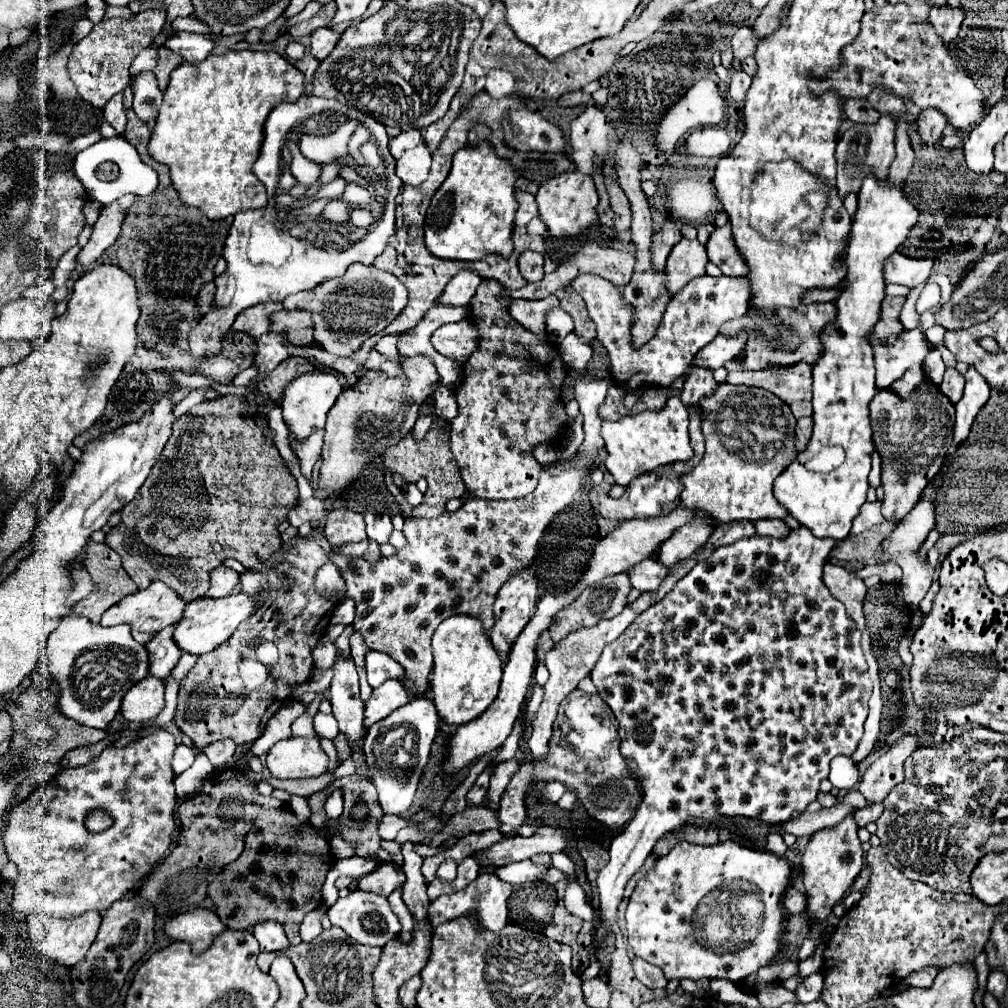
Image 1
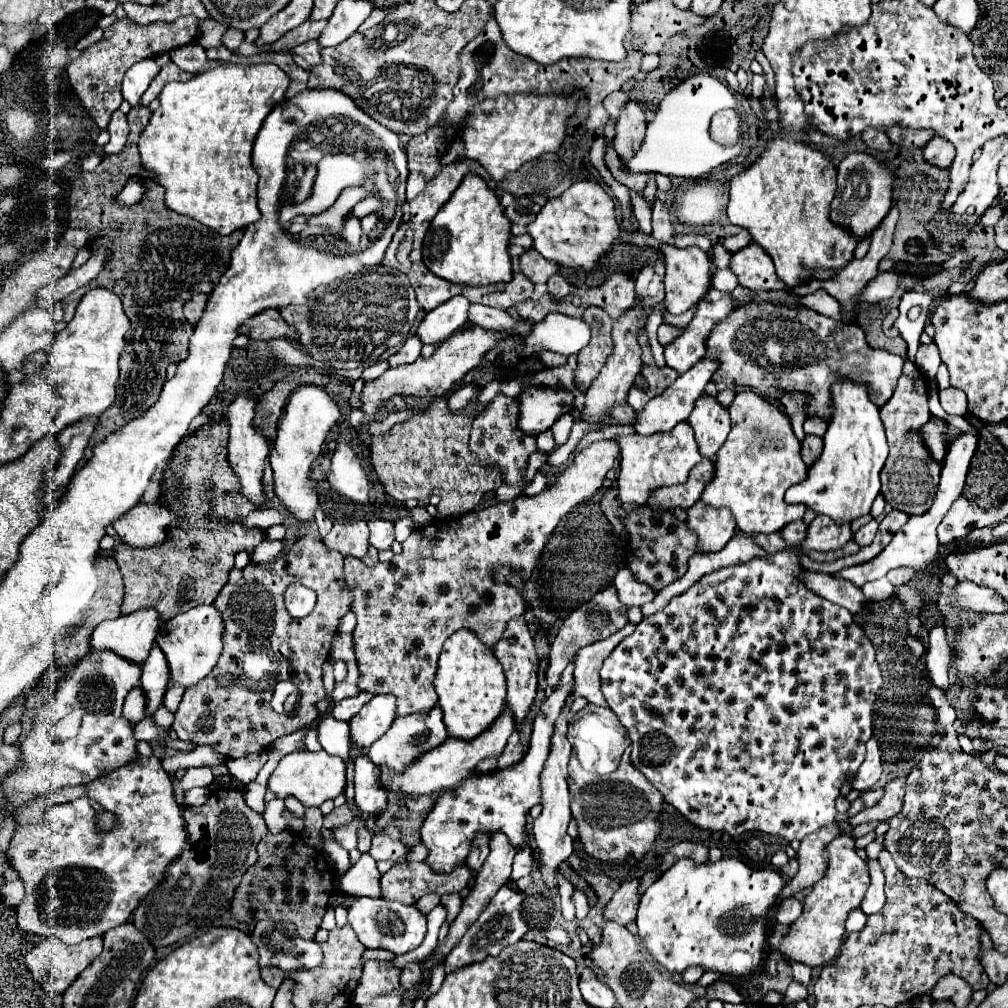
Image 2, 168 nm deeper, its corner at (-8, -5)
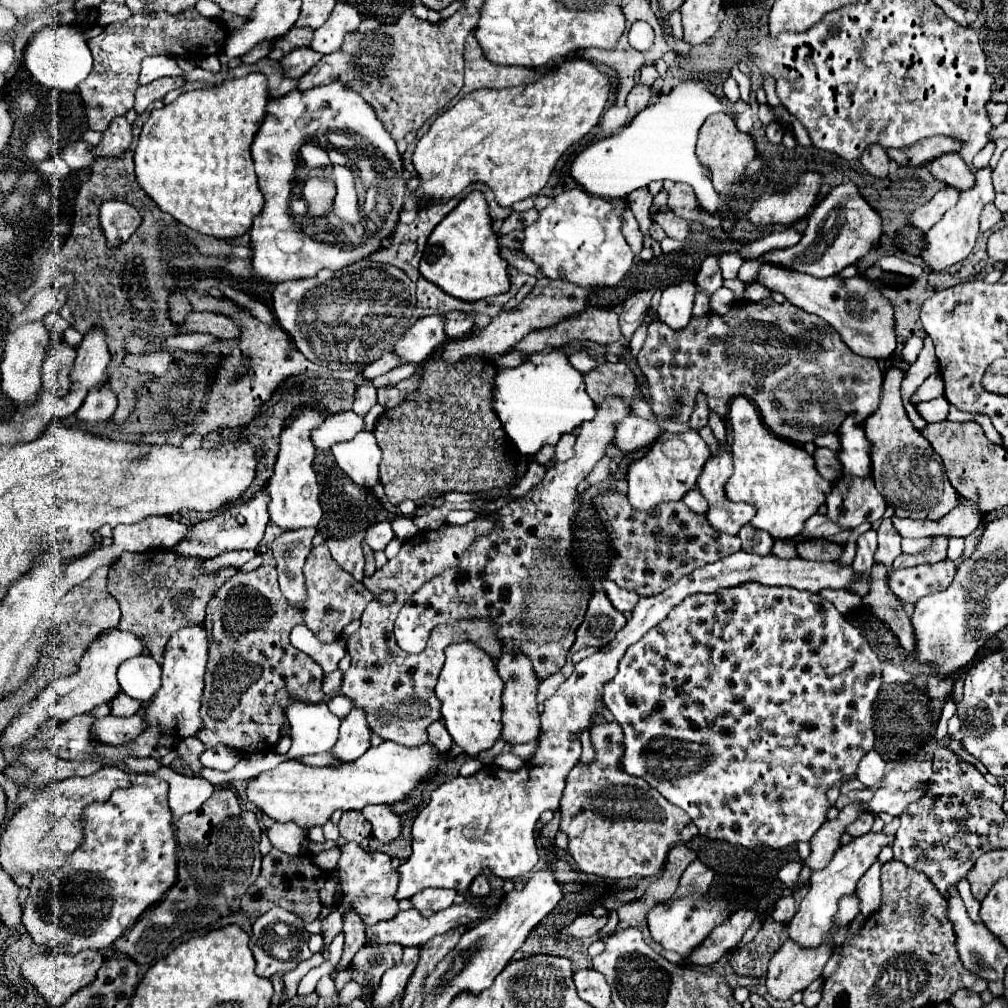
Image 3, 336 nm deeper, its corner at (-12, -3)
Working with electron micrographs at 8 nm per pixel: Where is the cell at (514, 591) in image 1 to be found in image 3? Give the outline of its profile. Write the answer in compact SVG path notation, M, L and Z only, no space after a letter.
M504 652L502 658L496 664L500 678L504 680L504 692L502 692L502 734L500 738L506 744L524 744L530 740L536 740L540 734L540 714L536 704L536 690L538 680L532 670L532 664L526 656L518 652Z

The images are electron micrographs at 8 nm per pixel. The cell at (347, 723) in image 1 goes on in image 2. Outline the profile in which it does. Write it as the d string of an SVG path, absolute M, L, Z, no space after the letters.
M358 748L360 754L354 758L354 790L356 804L370 814L382 814L386 808L386 790L380 784L378 768L372 764L368 754Z

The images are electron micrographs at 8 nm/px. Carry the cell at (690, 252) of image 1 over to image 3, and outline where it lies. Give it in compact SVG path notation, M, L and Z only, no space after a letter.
M684 280L682 284L668 286L662 292L660 306L656 308L656 316L660 322L670 326L672 330L682 330L688 326L692 318L696 284L692 280Z

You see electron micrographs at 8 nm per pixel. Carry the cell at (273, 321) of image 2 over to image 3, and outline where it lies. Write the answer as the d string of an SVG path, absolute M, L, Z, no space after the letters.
M191 312L180 326L180 334L204 333L221 339L238 338L238 326L224 315L210 312Z

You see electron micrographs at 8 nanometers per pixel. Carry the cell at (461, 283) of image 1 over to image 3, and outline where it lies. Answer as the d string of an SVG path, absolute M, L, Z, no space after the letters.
M444 316L420 318L396 344L394 354L404 364L422 364L438 346L446 342Z

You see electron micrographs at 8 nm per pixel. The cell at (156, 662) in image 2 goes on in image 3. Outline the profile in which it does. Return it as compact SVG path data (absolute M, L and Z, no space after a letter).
M144 710L136 712L130 718L116 718L108 714L96 720L96 726L92 726L92 738L96 738L96 742L106 742L116 746L136 740L142 730L144 730Z

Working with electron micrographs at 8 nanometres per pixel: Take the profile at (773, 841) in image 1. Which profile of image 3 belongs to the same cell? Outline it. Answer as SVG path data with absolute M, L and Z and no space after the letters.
M790 862L786 864L780 872L778 872L780 882L788 888L788 890L798 890L798 878L800 878L800 864L798 862Z

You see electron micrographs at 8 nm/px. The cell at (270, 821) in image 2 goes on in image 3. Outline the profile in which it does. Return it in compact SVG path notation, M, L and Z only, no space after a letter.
M274 822L274 826L268 830L268 840L272 848L292 856L306 854L310 844L306 830L300 830L296 824L280 824L280 822Z

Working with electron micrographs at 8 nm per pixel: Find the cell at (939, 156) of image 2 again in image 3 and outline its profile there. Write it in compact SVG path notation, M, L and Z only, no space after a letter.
M944 154L928 164L928 170L932 176L960 192L970 190L976 184L974 172L968 168L968 164L958 154Z

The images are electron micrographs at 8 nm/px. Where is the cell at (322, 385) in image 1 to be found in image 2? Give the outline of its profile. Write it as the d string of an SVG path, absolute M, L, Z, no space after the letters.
M298 386L284 410L284 418L278 424L276 446L270 456L270 464L274 470L274 494L286 506L286 510L300 522L314 520L314 510L318 506L318 496L310 482L310 466L322 454L322 446L338 424L342 416L342 406L320 386Z

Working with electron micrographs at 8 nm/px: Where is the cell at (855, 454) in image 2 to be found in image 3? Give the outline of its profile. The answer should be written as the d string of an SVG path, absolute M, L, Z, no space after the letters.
M848 416L840 428L842 448L838 450L838 458L844 466L844 476L860 476L866 478L872 470L870 460L870 442L862 430L862 426L854 424L854 416Z

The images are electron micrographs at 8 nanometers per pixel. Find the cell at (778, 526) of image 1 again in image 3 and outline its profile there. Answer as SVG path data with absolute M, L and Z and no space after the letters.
M814 514L808 518L806 522L806 528L804 528L806 534L812 534L812 536L824 536L824 538L832 538L834 534L842 532L840 526L836 526L834 522L828 522L826 516L822 514Z

